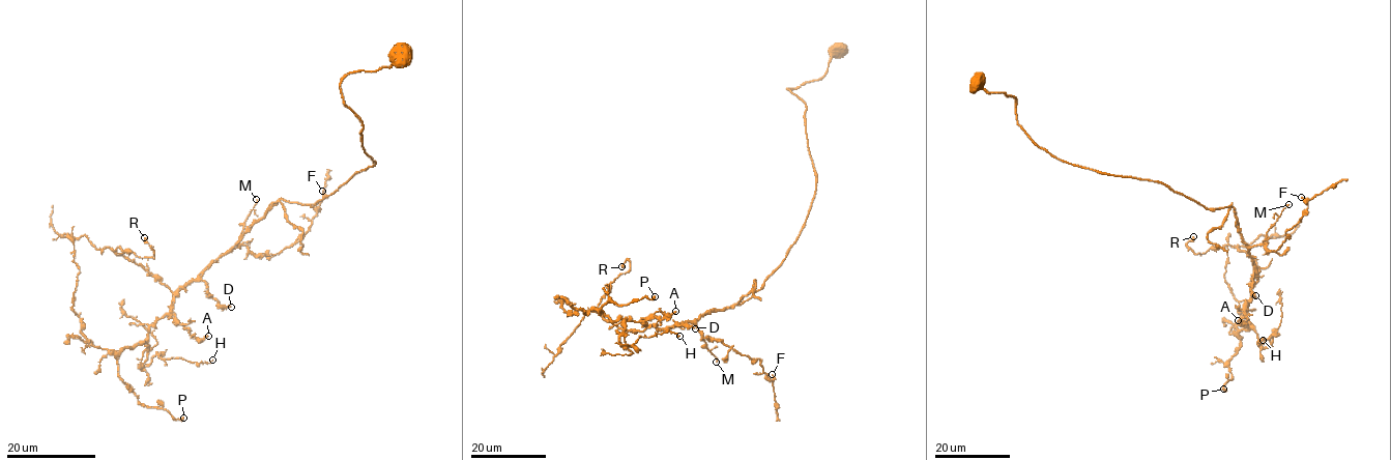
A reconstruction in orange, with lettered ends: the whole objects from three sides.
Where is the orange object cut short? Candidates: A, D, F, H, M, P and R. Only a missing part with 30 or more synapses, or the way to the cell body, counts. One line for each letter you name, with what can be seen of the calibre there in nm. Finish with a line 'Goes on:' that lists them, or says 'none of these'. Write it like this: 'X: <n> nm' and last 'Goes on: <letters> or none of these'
Goes on: none of these

